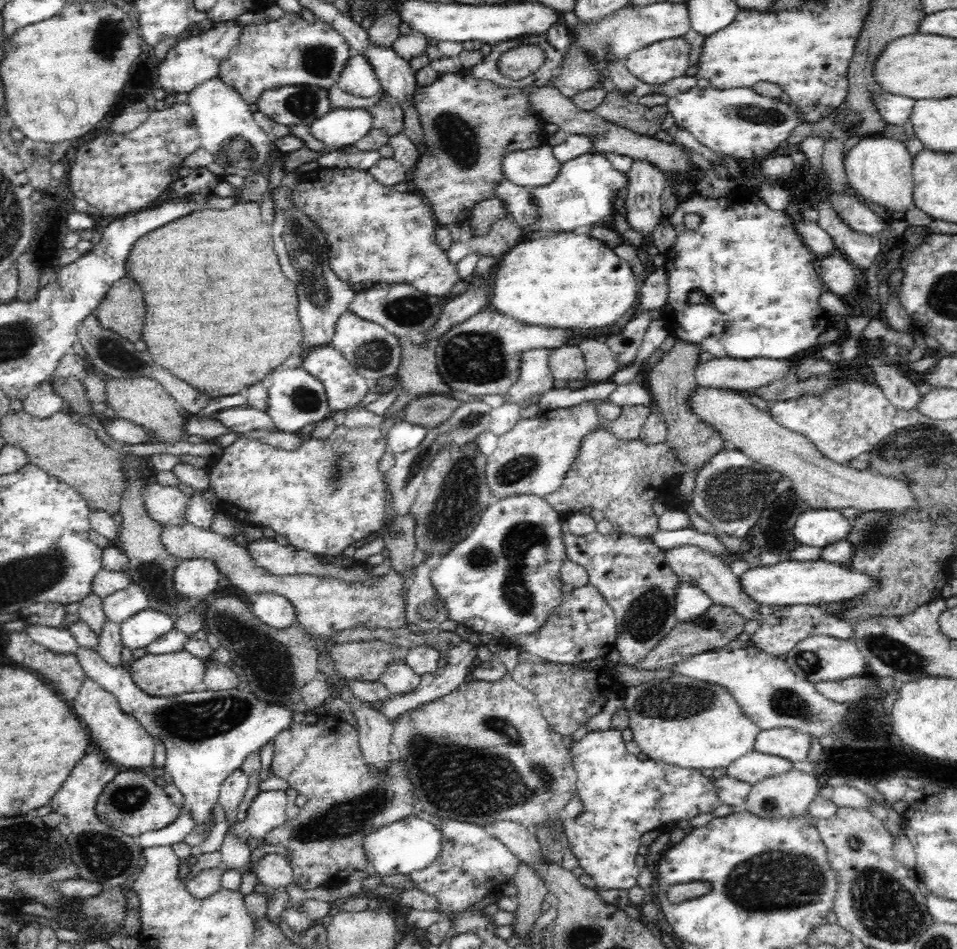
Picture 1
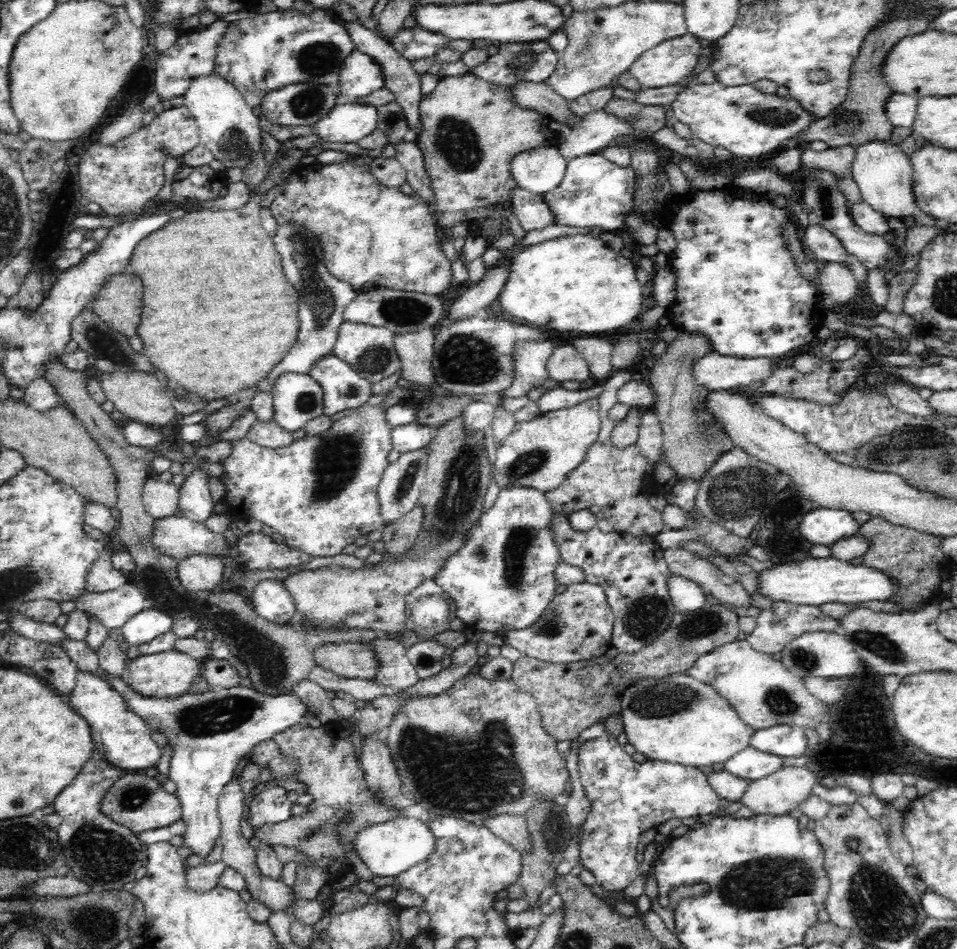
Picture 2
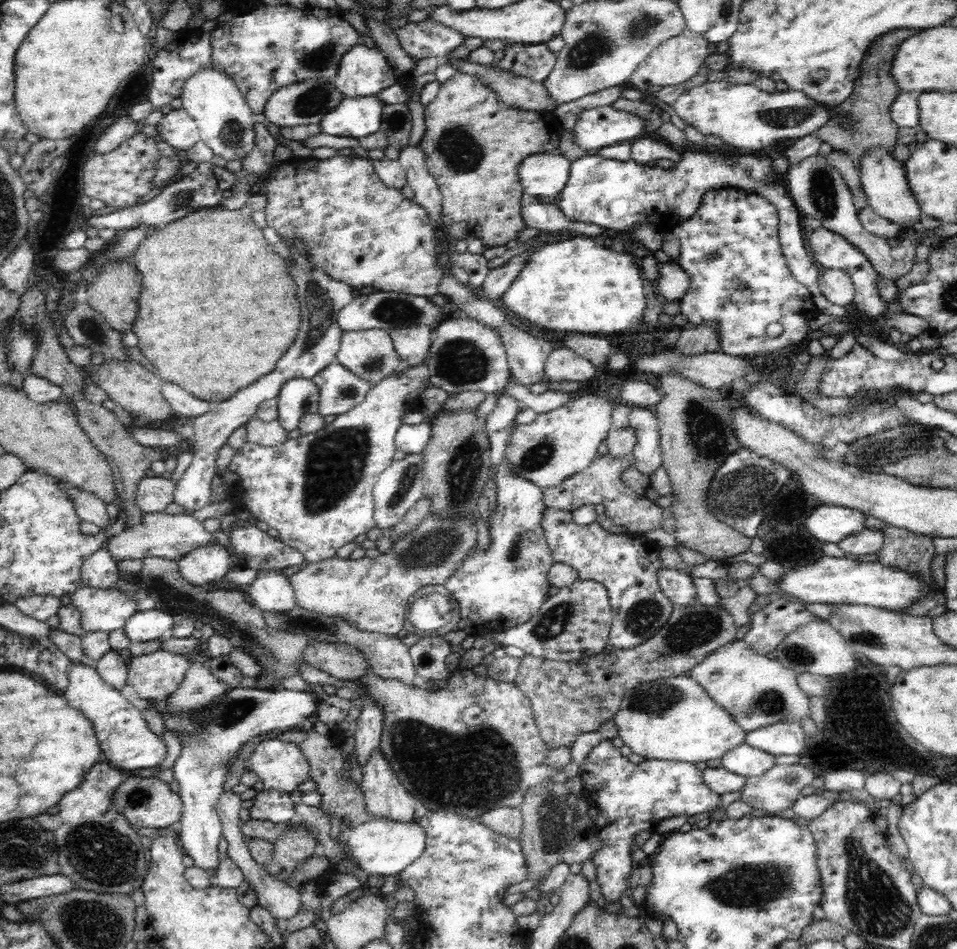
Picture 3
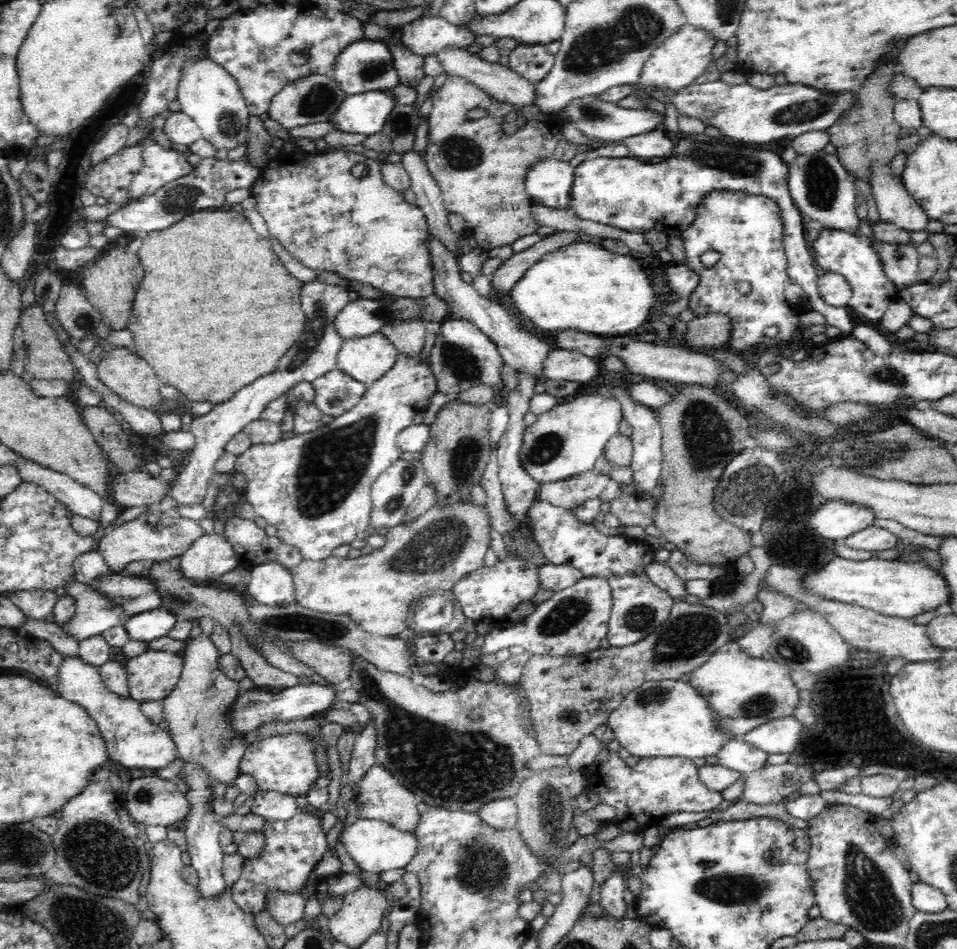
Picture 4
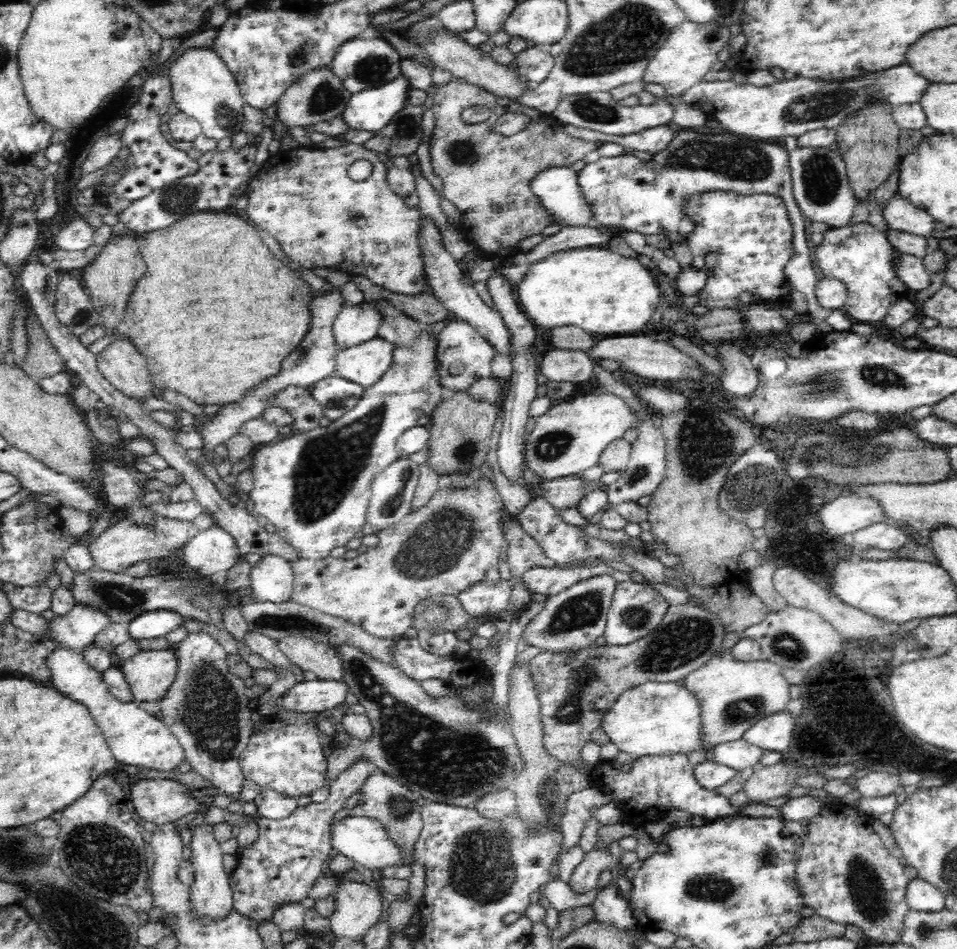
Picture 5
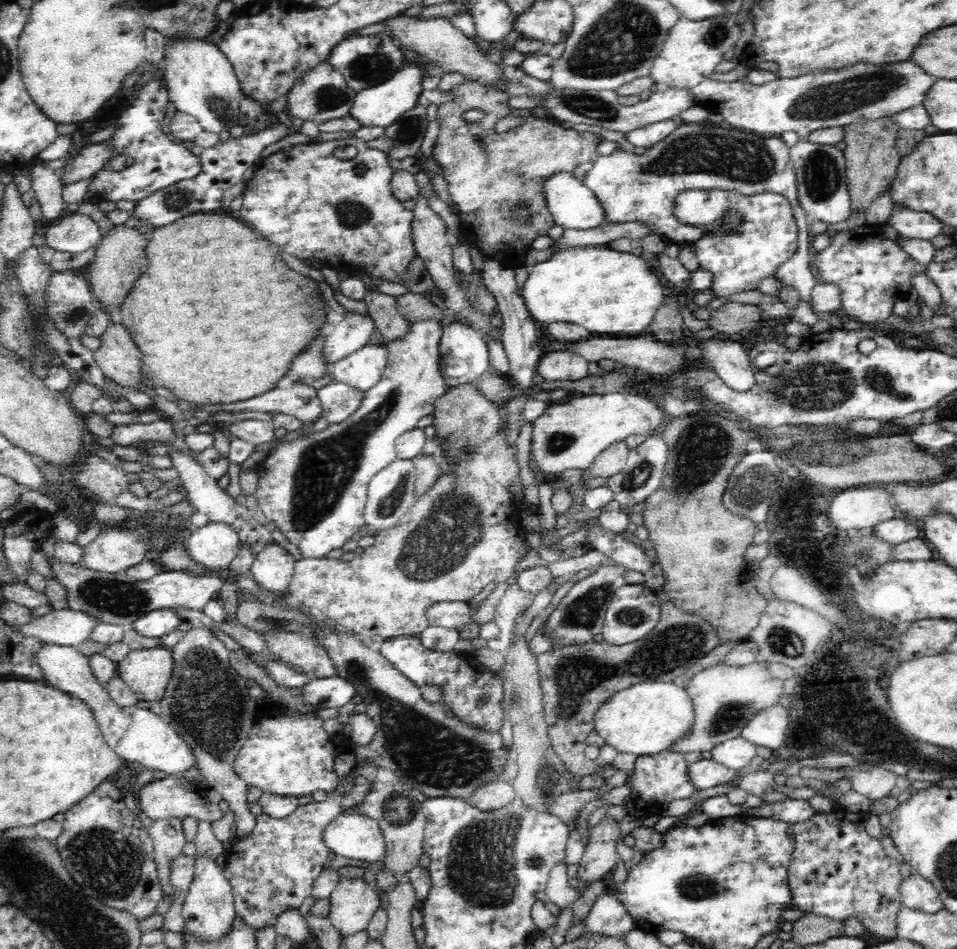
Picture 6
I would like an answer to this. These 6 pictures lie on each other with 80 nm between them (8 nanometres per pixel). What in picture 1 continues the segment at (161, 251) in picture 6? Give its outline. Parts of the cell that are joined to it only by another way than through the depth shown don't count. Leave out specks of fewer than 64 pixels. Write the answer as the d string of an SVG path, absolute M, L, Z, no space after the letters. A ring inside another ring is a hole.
M240 201L228 210L204 208L202 211L196 210L178 218L178 220L168 222L168 224L145 234L134 243L125 267L127 268L127 275L133 278L144 292L148 314L146 314L146 326L143 327L142 340L148 346L147 352L158 365L168 369L171 374L174 374L174 377L194 386L194 389L198 390L199 393L208 394L212 398L239 394L240 390L262 381L266 375L275 370L276 366L282 366L294 352L300 350L300 343L303 340L303 327L298 318L296 286L282 274L282 270L278 266L278 256L276 256L276 250L274 250L274 238L270 236L270 226L260 216L260 204L257 202ZM284 320L286 320L286 330L256 330L256 328L264 328L264 324L268 324L272 328L284 328Z

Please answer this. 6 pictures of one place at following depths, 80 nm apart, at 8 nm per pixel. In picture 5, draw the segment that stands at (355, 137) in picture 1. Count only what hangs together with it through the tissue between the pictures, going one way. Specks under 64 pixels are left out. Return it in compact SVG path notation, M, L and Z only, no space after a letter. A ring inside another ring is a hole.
M400 74L392 82L358 91L350 97L341 118L350 129L379 132L408 104L409 88Z

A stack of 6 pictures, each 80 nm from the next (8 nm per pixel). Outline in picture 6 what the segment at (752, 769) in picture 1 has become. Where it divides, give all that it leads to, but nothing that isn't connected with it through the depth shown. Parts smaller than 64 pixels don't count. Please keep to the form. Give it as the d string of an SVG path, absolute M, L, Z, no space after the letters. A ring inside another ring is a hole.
M741 736L726 739L724 742L714 745L711 750L711 759L714 762L735 771L750 764L756 755L756 745Z

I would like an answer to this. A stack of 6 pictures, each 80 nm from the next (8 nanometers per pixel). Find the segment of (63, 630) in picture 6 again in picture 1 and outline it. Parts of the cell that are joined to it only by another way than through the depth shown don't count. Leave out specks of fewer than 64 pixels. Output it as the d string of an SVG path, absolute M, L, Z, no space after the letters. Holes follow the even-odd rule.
M130 584L123 590L105 597L102 602L102 611L106 618L118 624L128 620L131 616L146 610L149 604L148 595L138 584Z

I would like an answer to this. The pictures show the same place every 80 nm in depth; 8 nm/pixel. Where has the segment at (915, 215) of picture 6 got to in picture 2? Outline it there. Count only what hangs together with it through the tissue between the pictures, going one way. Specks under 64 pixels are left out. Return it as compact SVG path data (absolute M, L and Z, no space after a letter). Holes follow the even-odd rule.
M874 141L856 148L852 162L852 180L856 182L863 201L884 216L903 220L916 210L917 202L911 184L911 164L909 156L902 151L900 144L892 141Z

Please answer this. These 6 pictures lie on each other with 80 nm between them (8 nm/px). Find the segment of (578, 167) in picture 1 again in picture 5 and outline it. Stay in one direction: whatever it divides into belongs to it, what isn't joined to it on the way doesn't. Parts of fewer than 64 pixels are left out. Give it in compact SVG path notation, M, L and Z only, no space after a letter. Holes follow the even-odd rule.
M682 128L670 140L670 144L649 161L642 161L632 155L632 152L625 152L610 157L600 157L596 162L586 163L577 175L582 194L589 201L589 206L593 207L594 224L603 227L623 228L627 231L641 232L645 235L664 233L671 242L684 241L694 228L694 223L683 212L683 203L686 196L715 190L732 191L741 195L778 195L783 198L787 213L793 223L793 253L791 259L784 266L786 281L792 285L794 290L804 294L808 302L808 314L816 318L816 320L821 319L826 322L835 332L851 331L851 318L848 317L844 310L826 310L822 308L822 305L818 304L816 285L819 279L814 268L812 268L812 256L810 256L808 242L806 242L806 233L809 228L804 224L807 220L804 220L805 216L793 197L789 154L788 151L784 150L784 146L768 144L768 141L764 140L750 140L746 136L730 134L729 132L726 132L726 134L700 134L700 132L694 132L694 129Z

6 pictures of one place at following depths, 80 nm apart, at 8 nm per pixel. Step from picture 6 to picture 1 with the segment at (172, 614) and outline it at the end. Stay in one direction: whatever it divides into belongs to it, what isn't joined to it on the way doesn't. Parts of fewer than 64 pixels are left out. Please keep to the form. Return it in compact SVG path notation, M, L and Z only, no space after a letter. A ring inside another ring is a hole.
M152 608L140 611L121 623L121 641L126 648L146 648L175 624L170 616Z

